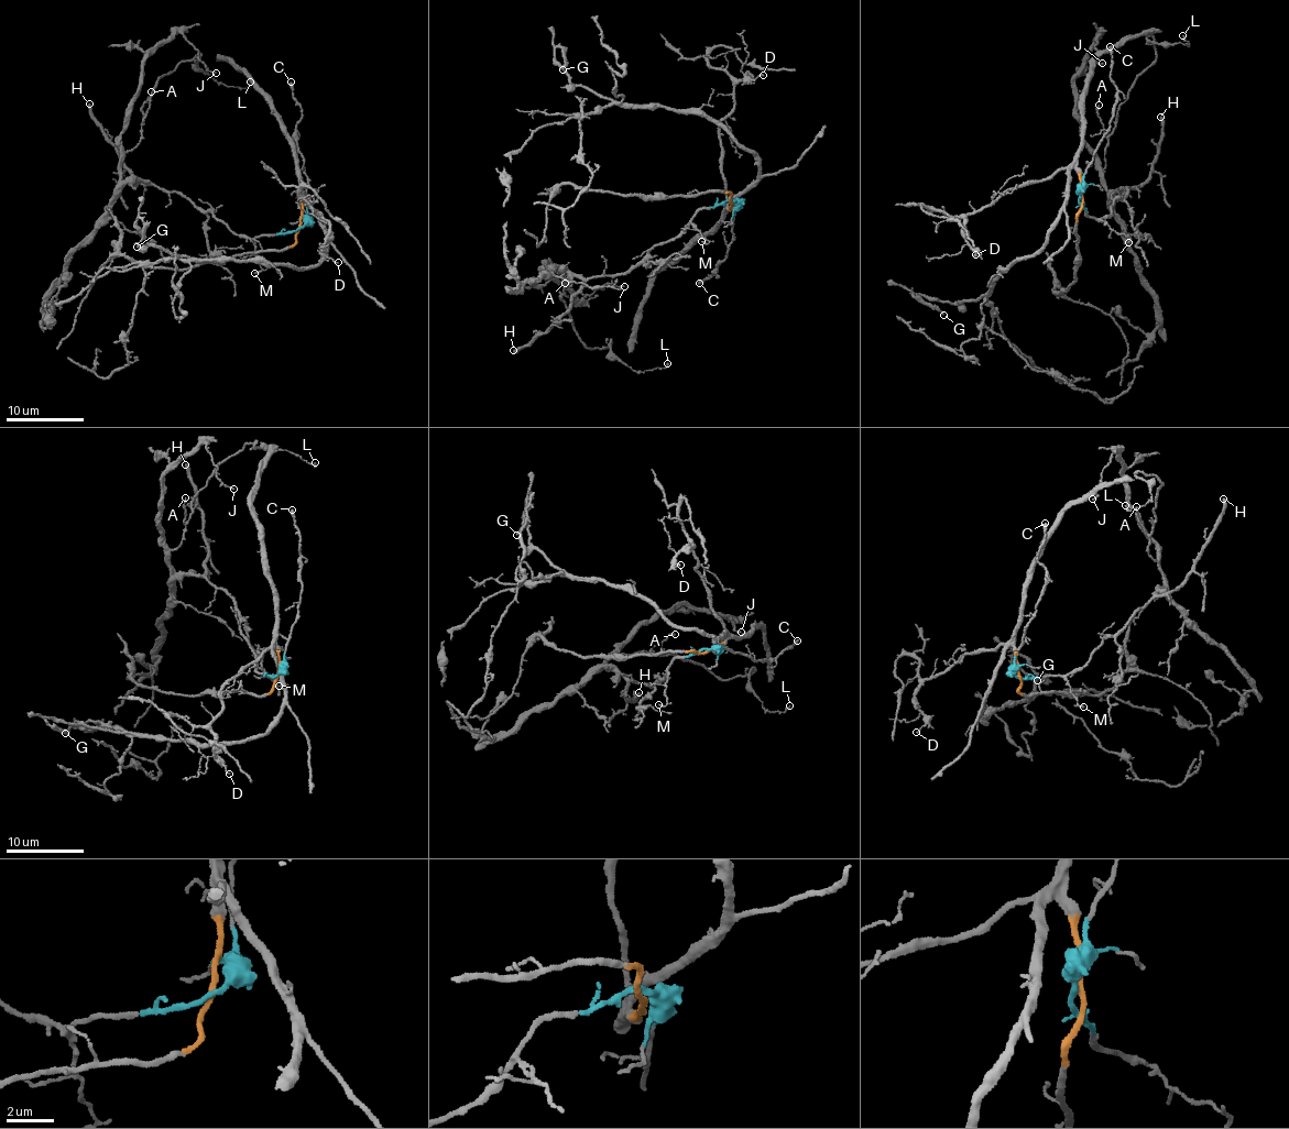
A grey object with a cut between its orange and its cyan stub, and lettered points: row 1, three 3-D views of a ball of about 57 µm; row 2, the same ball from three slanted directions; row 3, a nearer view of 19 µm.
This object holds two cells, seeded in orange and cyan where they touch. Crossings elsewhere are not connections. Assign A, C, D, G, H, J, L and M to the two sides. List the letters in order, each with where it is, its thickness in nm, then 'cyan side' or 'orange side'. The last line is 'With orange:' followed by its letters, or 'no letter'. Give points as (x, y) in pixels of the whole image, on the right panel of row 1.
A: at (1099, 105); 170 nm thick; cyan side
C: at (1110, 46); 320 nm thick; cyan side
D: at (975, 254); 130 nm thick; orange side
G: at (943, 315); 150 nm thick; orange side
H: at (1160, 117); 320 nm thick; cyan side
J: at (1102, 63); 120 nm thick; cyan side
L: at (1182, 35); 130 nm thick; cyan side
M: at (1128, 242); 140 nm thick; cyan side
With orange: D, G

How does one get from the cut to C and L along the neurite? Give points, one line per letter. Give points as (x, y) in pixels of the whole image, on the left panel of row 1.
C: (299, 227), (307, 206), (308, 182), (296, 139), (302, 106), (294, 97), (291, 81)
L: (299, 227), (251, 239), (121, 173), (140, 142), (143, 101), (182, 61), (217, 83), (249, 81)

